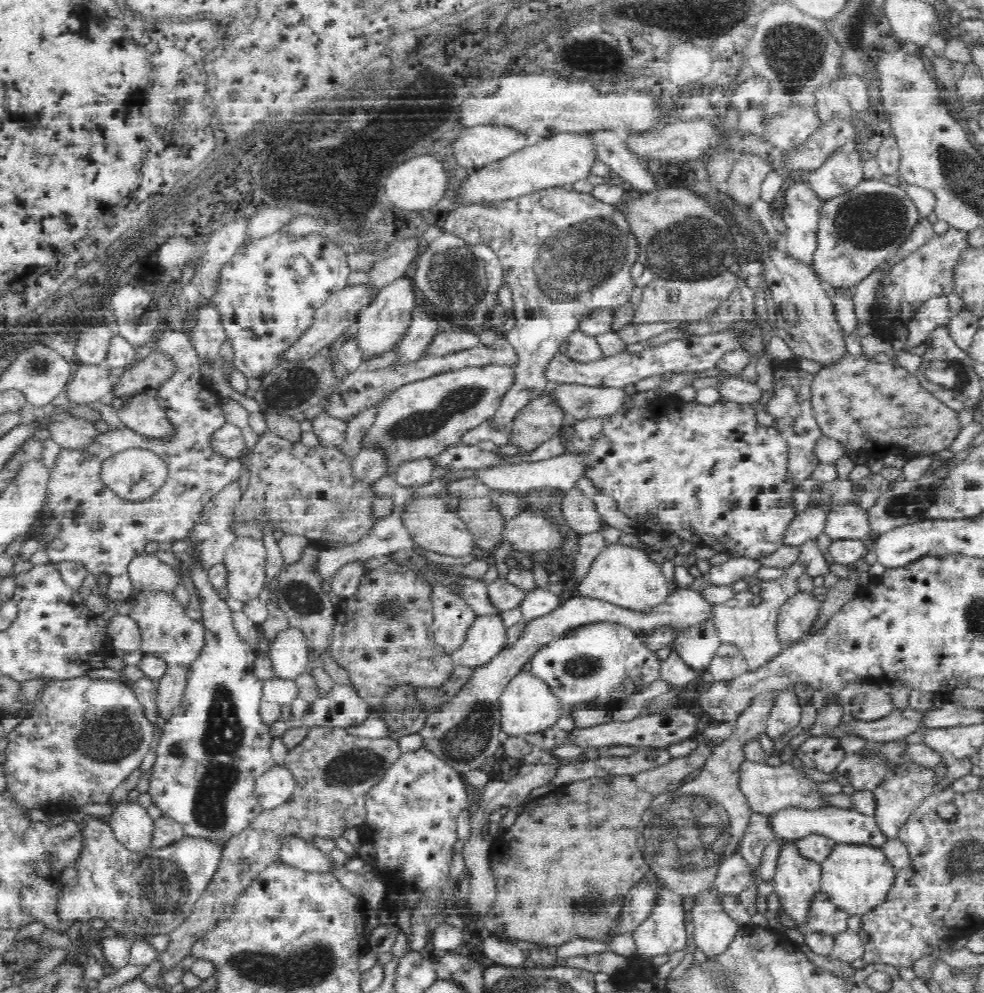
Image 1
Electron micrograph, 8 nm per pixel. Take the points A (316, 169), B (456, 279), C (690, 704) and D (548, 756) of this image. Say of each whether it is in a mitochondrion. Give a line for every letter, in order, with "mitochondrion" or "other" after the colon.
A: mitochondrion
B: mitochondrion
C: other
D: other

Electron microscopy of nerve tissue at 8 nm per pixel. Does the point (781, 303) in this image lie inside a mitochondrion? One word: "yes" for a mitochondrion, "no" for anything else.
no

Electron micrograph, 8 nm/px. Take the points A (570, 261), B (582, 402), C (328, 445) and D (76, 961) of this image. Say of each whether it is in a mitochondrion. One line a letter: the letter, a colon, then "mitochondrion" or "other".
A: mitochondrion
B: mitochondrion
C: other
D: other

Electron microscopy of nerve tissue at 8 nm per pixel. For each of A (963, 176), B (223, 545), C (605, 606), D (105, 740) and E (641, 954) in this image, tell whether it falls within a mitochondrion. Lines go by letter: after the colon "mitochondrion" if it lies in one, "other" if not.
A: mitochondrion
B: other
C: other
D: mitochondrion
E: other

